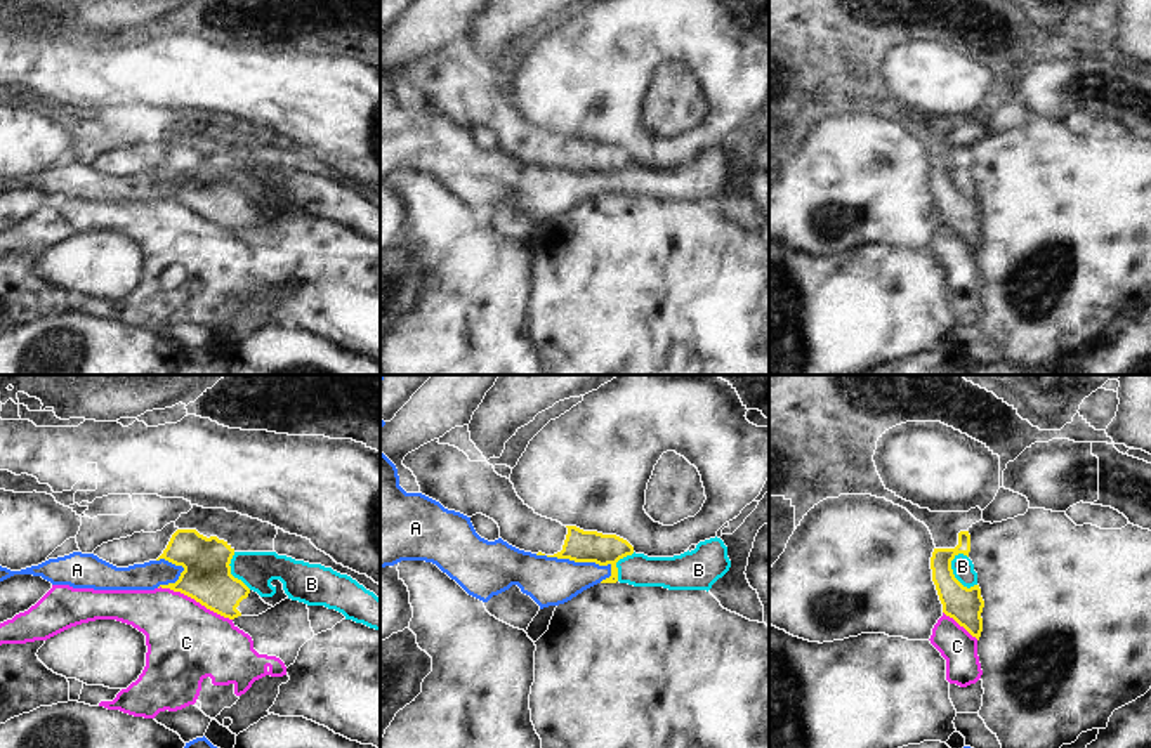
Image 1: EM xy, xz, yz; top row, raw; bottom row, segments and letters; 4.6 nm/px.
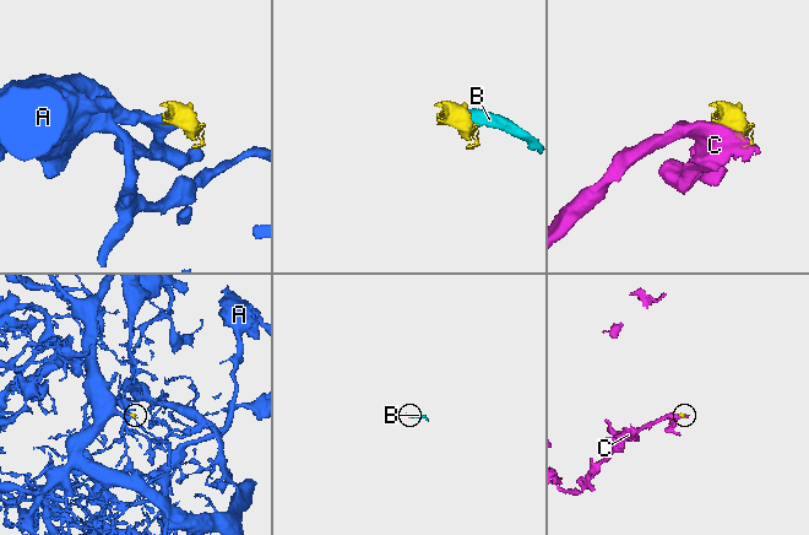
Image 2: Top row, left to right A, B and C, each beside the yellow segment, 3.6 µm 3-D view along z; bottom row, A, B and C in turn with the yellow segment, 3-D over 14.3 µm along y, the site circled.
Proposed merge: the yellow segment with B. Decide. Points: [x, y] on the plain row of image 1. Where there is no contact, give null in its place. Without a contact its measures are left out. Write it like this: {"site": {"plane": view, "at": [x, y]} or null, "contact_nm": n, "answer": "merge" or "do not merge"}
{"site": {"plane": "yz", "at": [953, 188]}, "contact_nm": 180, "answer": "do not merge"}

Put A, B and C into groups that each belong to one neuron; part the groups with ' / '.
A B / C

